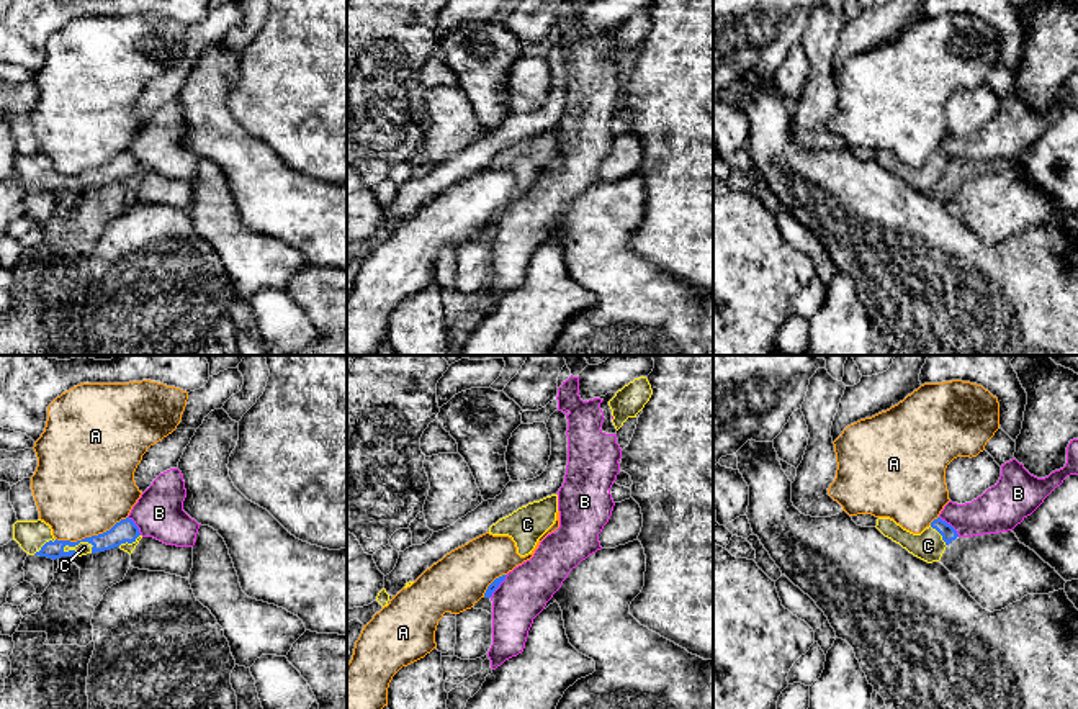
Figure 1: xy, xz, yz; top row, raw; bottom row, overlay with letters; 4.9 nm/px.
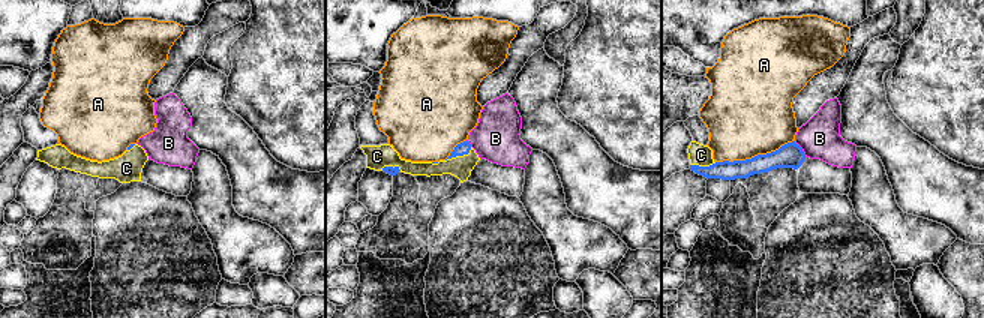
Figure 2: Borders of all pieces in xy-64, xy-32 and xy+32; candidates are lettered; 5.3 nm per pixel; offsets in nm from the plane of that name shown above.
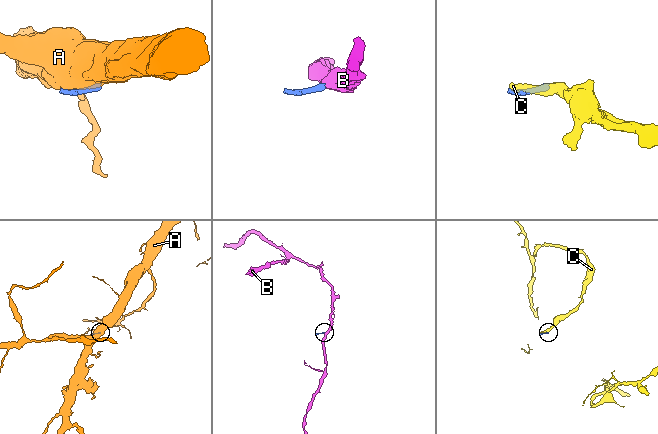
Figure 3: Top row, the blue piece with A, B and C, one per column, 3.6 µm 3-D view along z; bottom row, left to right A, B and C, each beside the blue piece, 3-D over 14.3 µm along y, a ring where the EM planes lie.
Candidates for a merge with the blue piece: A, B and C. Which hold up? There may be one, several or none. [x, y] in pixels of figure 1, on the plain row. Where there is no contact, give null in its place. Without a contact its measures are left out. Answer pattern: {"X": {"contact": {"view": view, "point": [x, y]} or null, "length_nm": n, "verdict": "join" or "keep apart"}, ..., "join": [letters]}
{"A": {"contact": {"view": "xy", "point": [92, 169]}, "length_nm": 360, "verdict": "keep apart"}, "B": {"contact": {"view": "yz", "point": [951, 159]}, "length_nm": 140, "verdict": "keep apart"}, "C": {"contact": {"view": "xy", "point": [77, 177]}, "length_nm": 160, "verdict": "join"}, "join": ["C"]}

